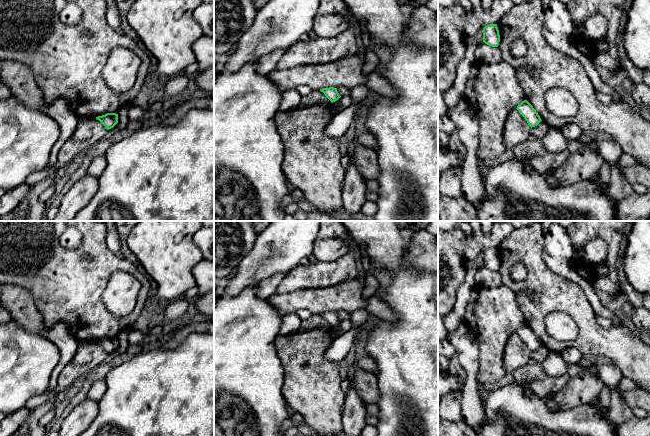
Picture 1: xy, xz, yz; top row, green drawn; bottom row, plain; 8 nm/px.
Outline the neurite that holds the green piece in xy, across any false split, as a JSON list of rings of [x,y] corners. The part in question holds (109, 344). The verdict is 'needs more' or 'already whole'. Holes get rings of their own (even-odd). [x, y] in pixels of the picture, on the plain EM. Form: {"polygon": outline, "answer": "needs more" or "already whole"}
{"polygon": [[[107,337],[102,340],[96,341],[107,354],[113,352],[118,347],[118,338],[116,337]]], "answer": "already whole"}

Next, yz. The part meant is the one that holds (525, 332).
{"polygon": [[[527,324],[522,325],[516,333],[531,352],[537,350],[542,345],[536,334]]], "answer": "already whole"}

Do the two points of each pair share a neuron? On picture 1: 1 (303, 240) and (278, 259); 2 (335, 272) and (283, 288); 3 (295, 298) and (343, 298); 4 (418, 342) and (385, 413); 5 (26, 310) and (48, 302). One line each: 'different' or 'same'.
1: same
2: same
3: same
4: same
5: different

